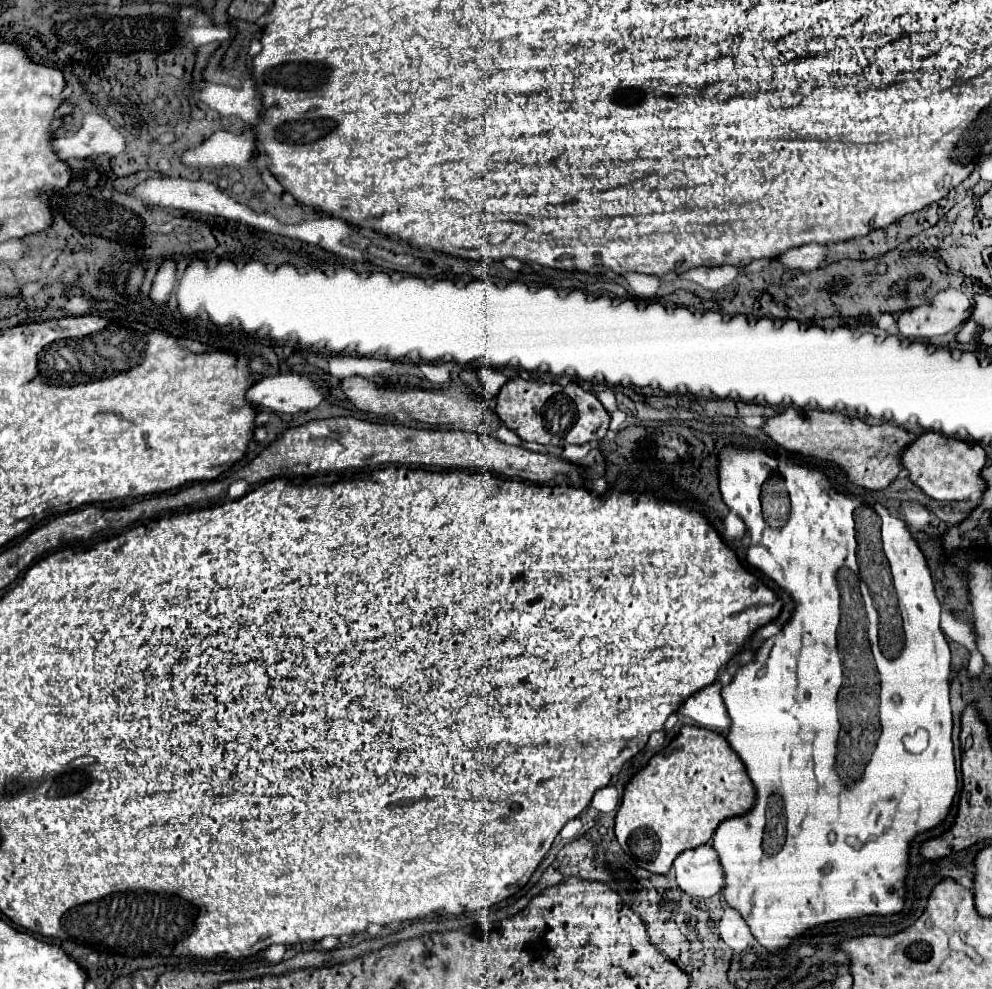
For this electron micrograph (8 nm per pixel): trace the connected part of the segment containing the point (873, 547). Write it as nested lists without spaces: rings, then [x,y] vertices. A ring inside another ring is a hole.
[[[724,445],[718,455],[718,473],[726,505],[742,517],[752,537],[748,563],[796,601],[794,615],[782,633],[764,641],[756,653],[756,661],[740,667],[734,681],[722,689],[732,719],[728,743],[744,761],[758,793],[752,813],[726,819],[712,839],[724,871],[726,905],[742,915],[754,939],[770,955],[780,955],[800,935],[822,923],[866,915],[896,915],[902,911],[910,845],[916,835],[946,821],[958,789],[948,697],[950,649],[938,625],[940,603],[926,557],[906,523],[892,517],[884,505],[864,505],[854,497],[840,495],[830,485],[826,473],[770,457],[758,447]],[[840,567],[852,569],[860,579],[870,621],[870,651],[880,677],[882,733],[872,759],[866,763],[862,783],[854,783],[852,787],[844,785],[836,771],[836,695],[842,683],[842,661],[836,643],[840,615],[836,573]],[[918,727],[930,733],[930,743],[926,751],[914,755],[904,749],[902,737],[914,733]]]

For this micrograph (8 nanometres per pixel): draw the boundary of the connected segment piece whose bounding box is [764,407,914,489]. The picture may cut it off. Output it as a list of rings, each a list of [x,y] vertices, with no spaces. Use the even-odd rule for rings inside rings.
[[[794,407],[786,409],[782,415],[770,417],[764,425],[764,431],[778,445],[782,445],[788,451],[802,453],[804,457],[818,457],[818,459],[824,459],[824,461],[838,463],[846,471],[848,481],[852,481],[856,485],[862,485],[866,489],[886,489],[898,477],[898,473],[904,469],[902,467],[902,451],[914,441],[914,437],[906,429],[890,425],[890,423],[872,427],[872,425],[862,423],[860,419],[850,419],[842,413],[826,413],[826,411],[816,411],[816,409],[802,413],[800,409],[794,409]]]

